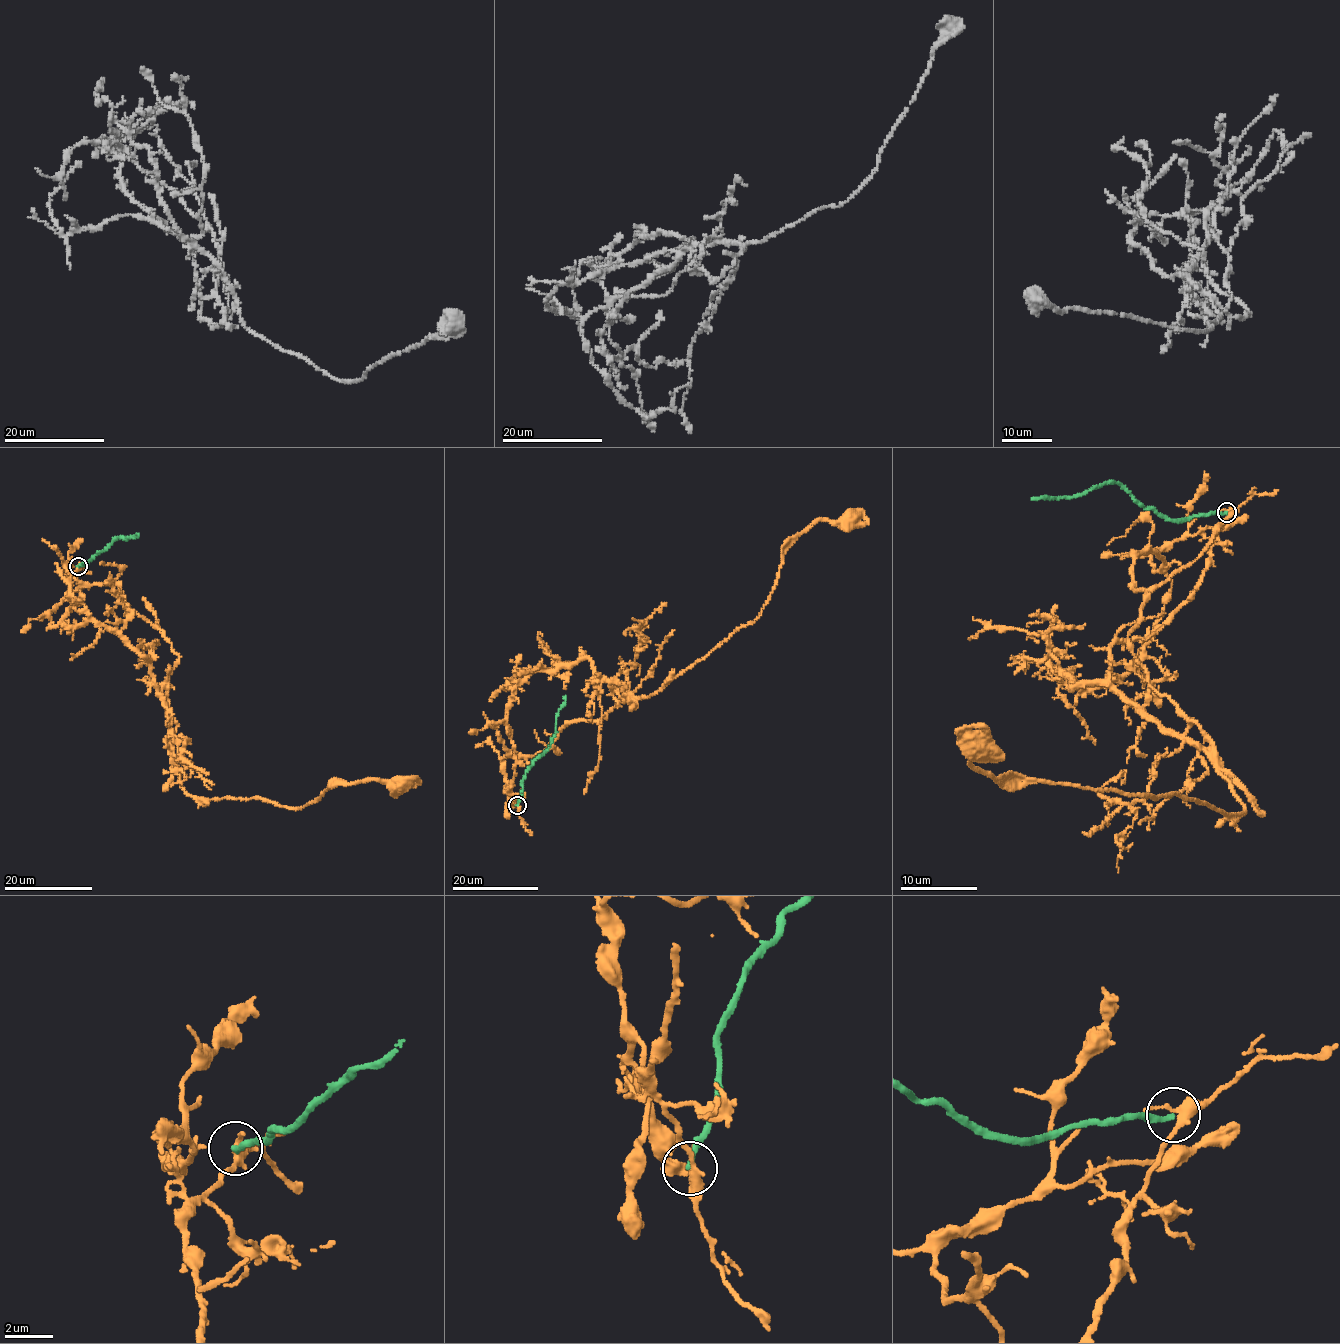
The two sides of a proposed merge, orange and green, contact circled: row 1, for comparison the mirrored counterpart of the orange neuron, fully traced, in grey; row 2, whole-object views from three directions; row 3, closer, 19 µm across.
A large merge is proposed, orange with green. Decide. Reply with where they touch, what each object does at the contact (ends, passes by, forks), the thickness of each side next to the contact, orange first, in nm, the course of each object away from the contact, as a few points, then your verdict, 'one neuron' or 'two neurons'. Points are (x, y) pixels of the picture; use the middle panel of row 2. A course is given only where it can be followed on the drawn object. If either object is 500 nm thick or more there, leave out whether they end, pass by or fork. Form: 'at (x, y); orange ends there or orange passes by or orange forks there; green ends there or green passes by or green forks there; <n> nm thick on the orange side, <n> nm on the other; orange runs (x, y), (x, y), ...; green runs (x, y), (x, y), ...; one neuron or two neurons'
at (517, 805); orange forks there; green ends there; 300 nm thick on the orange side, 240 nm on the other; orange runs (517, 806), (506, 720), (516, 685), (588, 659), (629, 697), (655, 693), (758, 615), (800, 534), (846, 516); green runs (517, 806), (526, 770), (543, 752), (556, 733), (557, 716), (565, 695); two neurons

